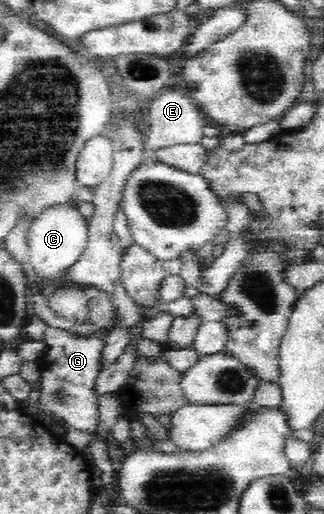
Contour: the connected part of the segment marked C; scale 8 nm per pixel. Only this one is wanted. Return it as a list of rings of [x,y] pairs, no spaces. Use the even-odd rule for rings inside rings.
[[[75,202],[61,203],[61,205],[51,205],[43,209],[39,215],[32,218],[27,233],[28,243],[28,264],[35,270],[35,278],[45,283],[49,280],[61,278],[84,253],[88,245],[88,221],[81,215]]]

